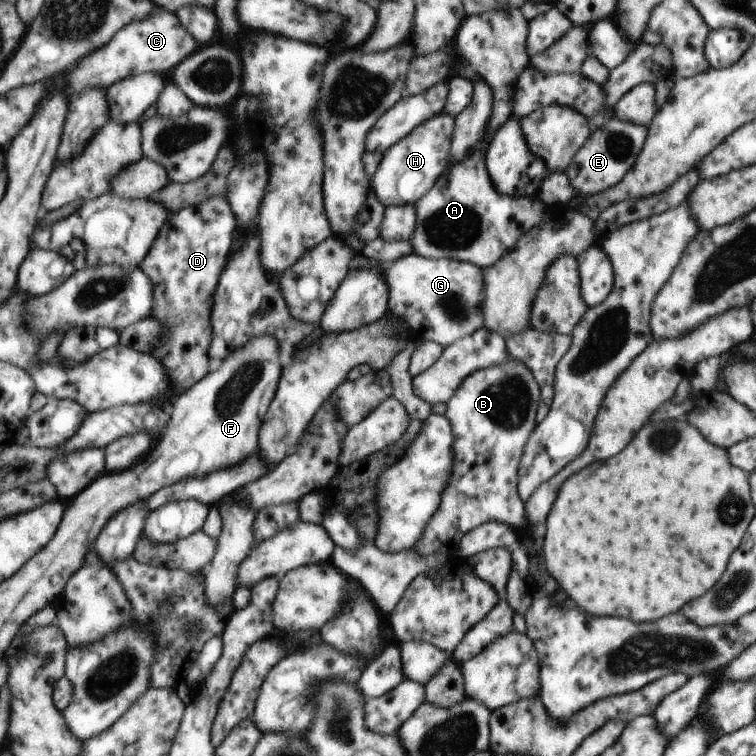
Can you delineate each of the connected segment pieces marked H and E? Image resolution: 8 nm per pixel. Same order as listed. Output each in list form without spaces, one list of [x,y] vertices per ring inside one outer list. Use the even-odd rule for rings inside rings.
[[[441,112],[381,154],[370,180],[371,192],[384,207],[413,205],[436,184],[440,174],[449,165],[453,126],[455,118]]]
[[[612,116],[601,129],[591,130],[588,140],[584,142],[584,146],[575,154],[563,173],[579,196],[592,195],[609,189],[624,178],[624,174],[635,164],[647,134],[645,126],[619,121]]]

